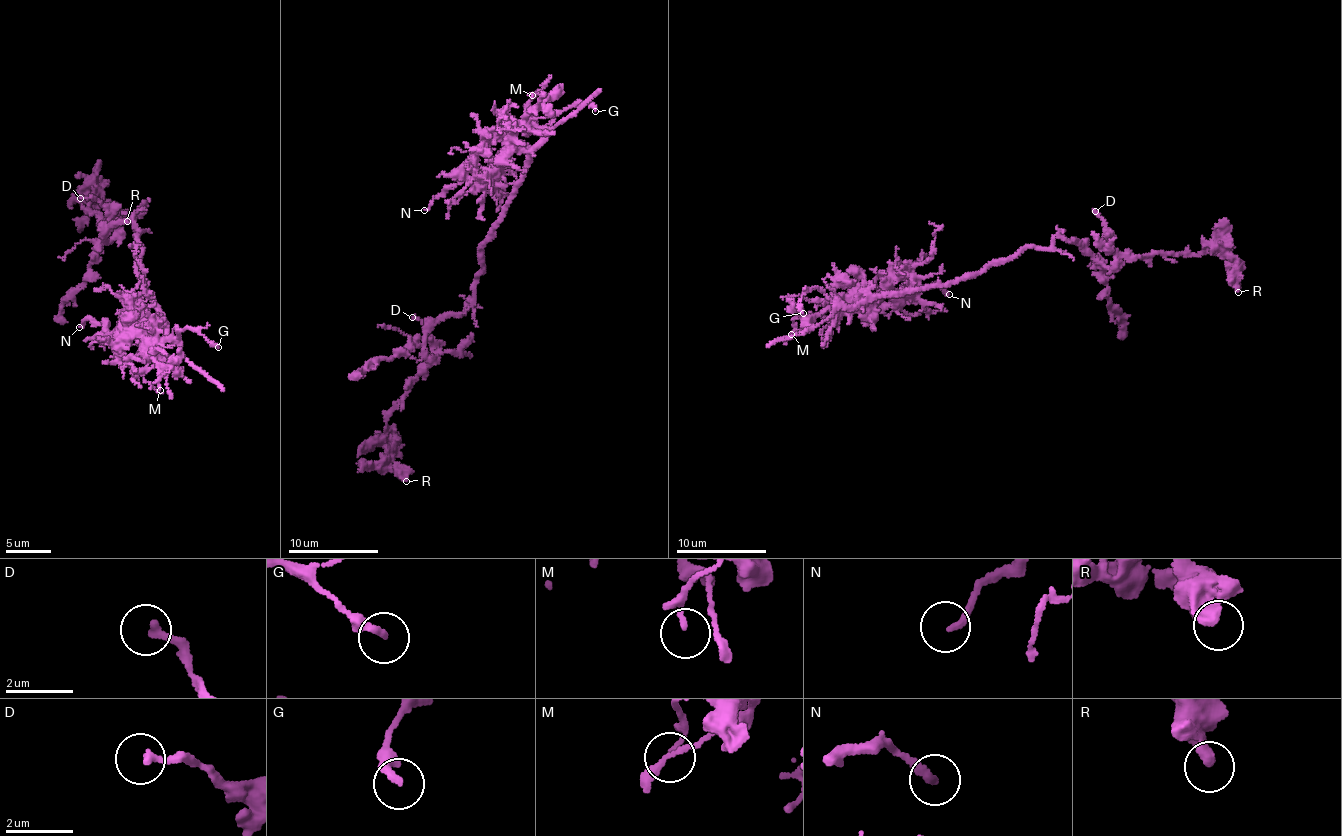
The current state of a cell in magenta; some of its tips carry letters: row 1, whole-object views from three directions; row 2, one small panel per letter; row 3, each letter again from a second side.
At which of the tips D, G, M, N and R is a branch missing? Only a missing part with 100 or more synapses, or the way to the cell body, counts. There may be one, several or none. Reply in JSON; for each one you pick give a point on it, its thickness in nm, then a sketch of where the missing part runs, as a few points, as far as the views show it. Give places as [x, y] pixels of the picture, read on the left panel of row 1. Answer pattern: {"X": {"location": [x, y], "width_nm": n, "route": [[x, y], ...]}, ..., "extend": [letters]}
{"extend": []}

